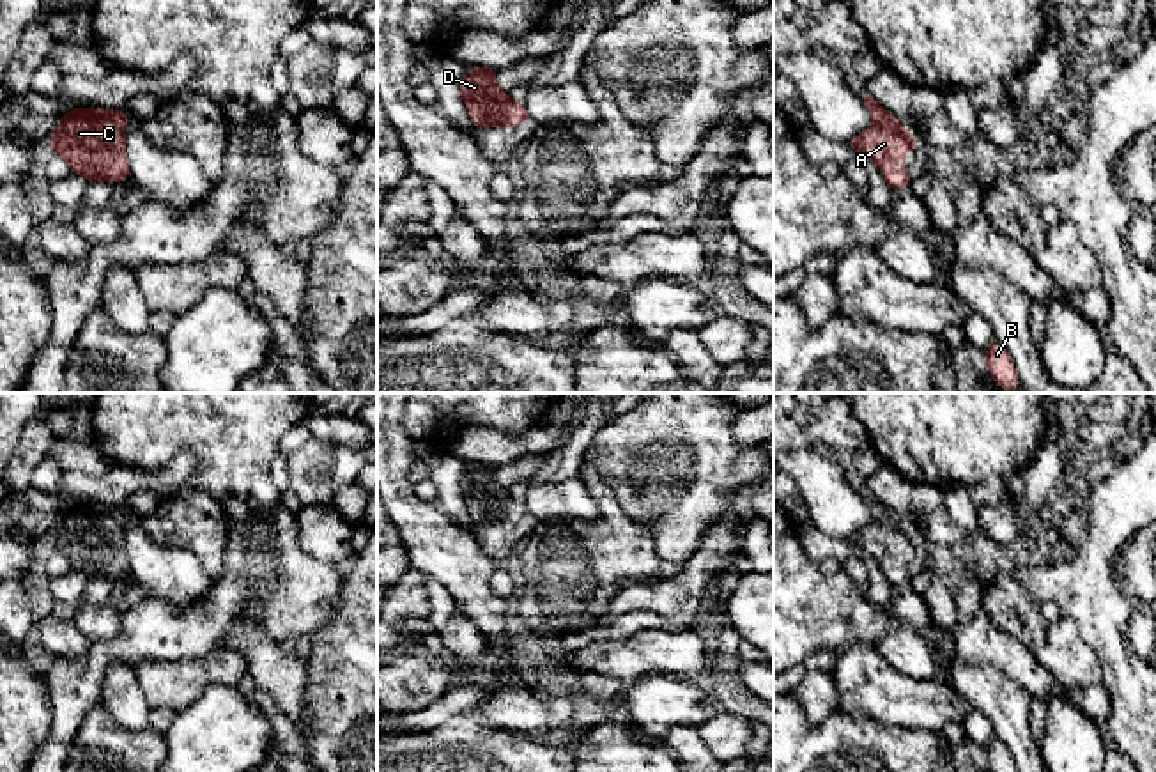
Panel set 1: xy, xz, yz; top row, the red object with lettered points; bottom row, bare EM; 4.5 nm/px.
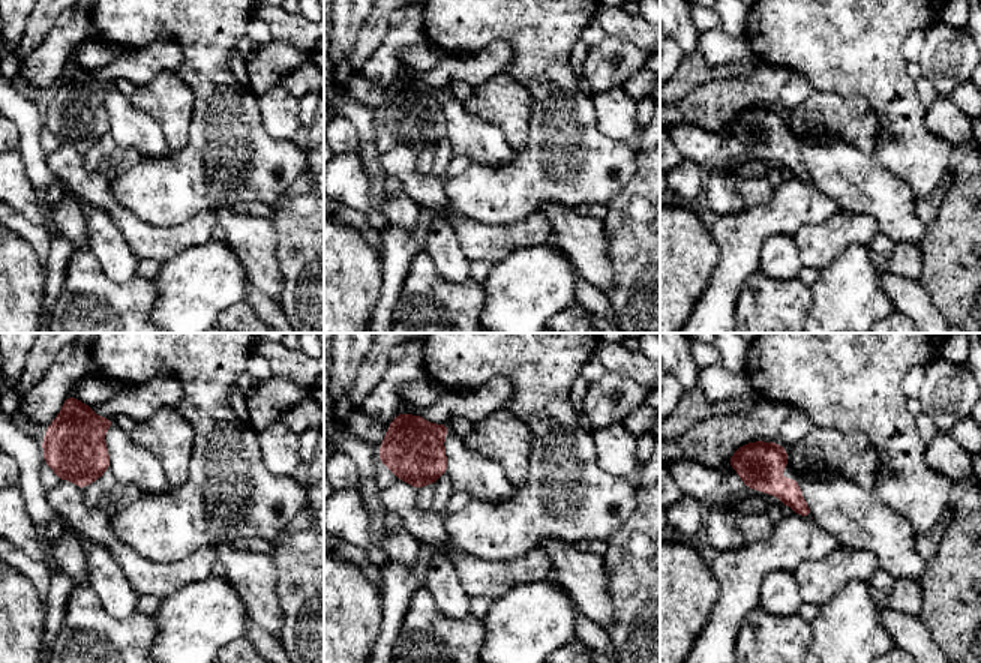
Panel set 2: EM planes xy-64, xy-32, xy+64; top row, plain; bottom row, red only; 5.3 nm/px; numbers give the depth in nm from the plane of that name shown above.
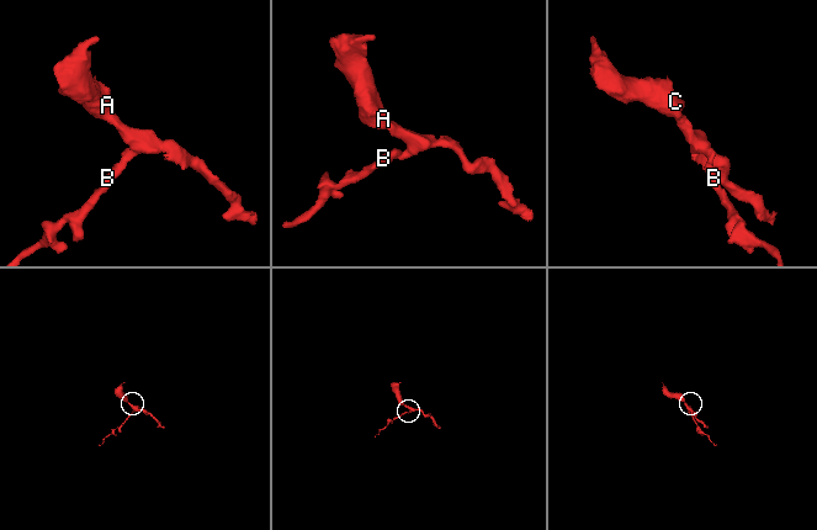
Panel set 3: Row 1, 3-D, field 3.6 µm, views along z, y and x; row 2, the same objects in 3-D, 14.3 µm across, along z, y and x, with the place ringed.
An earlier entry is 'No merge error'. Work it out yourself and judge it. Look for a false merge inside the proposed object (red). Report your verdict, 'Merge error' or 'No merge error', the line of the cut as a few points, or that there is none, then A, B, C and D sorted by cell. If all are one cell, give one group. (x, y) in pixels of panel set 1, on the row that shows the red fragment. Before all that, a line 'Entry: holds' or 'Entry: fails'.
Entry: holds
No merge error. No split. Groups: A B C D

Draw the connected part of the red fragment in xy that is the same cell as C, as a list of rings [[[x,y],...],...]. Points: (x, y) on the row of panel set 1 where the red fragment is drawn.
[[[74,108],[66,113],[50,138],[48,151],[62,156],[71,172],[87,179],[104,179],[112,186],[131,179],[126,161],[124,110]]]

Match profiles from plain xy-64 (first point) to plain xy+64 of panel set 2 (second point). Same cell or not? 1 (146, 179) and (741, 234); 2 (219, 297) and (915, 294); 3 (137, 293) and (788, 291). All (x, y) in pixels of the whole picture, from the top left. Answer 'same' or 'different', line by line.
1: same
2: different
3: same

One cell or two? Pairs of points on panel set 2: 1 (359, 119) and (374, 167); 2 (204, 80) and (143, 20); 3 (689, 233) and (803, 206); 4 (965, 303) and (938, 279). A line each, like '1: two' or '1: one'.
1: one
2: one
3: two
4: one

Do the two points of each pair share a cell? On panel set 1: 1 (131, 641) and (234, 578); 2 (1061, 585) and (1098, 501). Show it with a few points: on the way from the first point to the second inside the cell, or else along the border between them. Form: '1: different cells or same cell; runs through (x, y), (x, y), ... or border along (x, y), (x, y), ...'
1: same cell; runs through (160, 633), (190, 633), (216, 606)
2: same cell; runs through (1082, 563), (1100, 546), (1100, 523)

